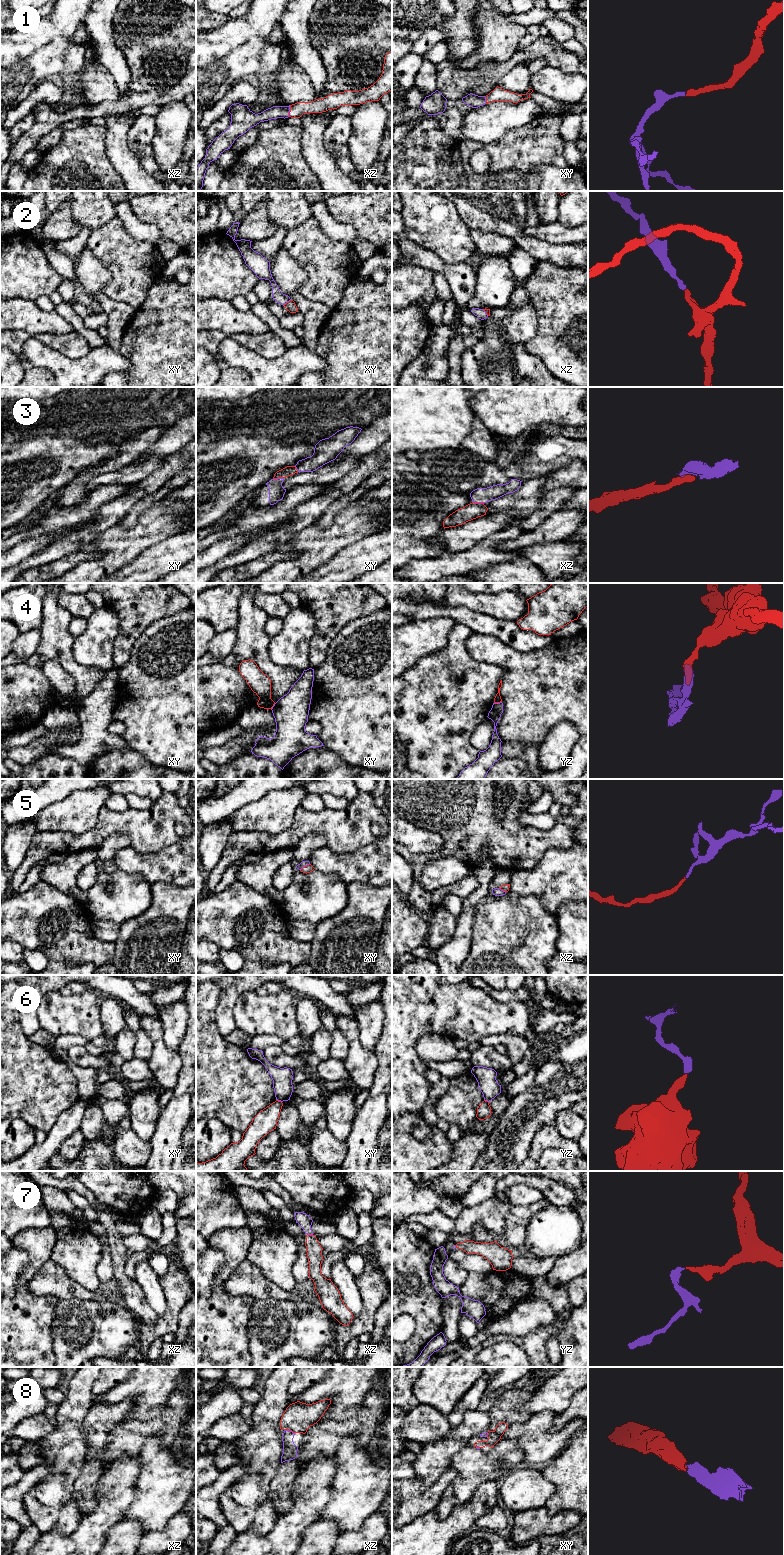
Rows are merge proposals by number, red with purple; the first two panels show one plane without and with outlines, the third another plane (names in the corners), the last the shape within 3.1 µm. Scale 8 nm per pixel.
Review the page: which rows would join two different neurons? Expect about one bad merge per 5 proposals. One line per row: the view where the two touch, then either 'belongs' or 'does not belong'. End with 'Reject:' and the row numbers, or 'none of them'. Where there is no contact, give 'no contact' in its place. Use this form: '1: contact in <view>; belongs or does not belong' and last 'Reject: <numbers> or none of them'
1: contact in xz; belongs
2: contact in xy; belongs
3: contact in xy; belongs
4: contact in yz; does not belong
5: contact in xy; belongs
6: contact in xy; does not belong
7: contact in xz; belongs
8: contact in xz; belongs
Reject: 4, 6

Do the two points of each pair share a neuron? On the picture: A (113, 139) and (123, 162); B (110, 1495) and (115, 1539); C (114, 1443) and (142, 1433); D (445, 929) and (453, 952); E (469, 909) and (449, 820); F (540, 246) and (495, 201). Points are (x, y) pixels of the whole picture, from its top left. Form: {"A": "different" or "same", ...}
{"A": "same", "B": "different", "C": "same", "D": "different", "E": "different", "F": "same"}

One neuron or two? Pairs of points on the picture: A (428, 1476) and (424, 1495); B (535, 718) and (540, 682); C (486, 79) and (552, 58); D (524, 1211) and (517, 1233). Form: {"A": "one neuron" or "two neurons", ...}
{"A": "two neurons", "B": "one neuron", "C": "one neuron", "D": "one neuron"}

